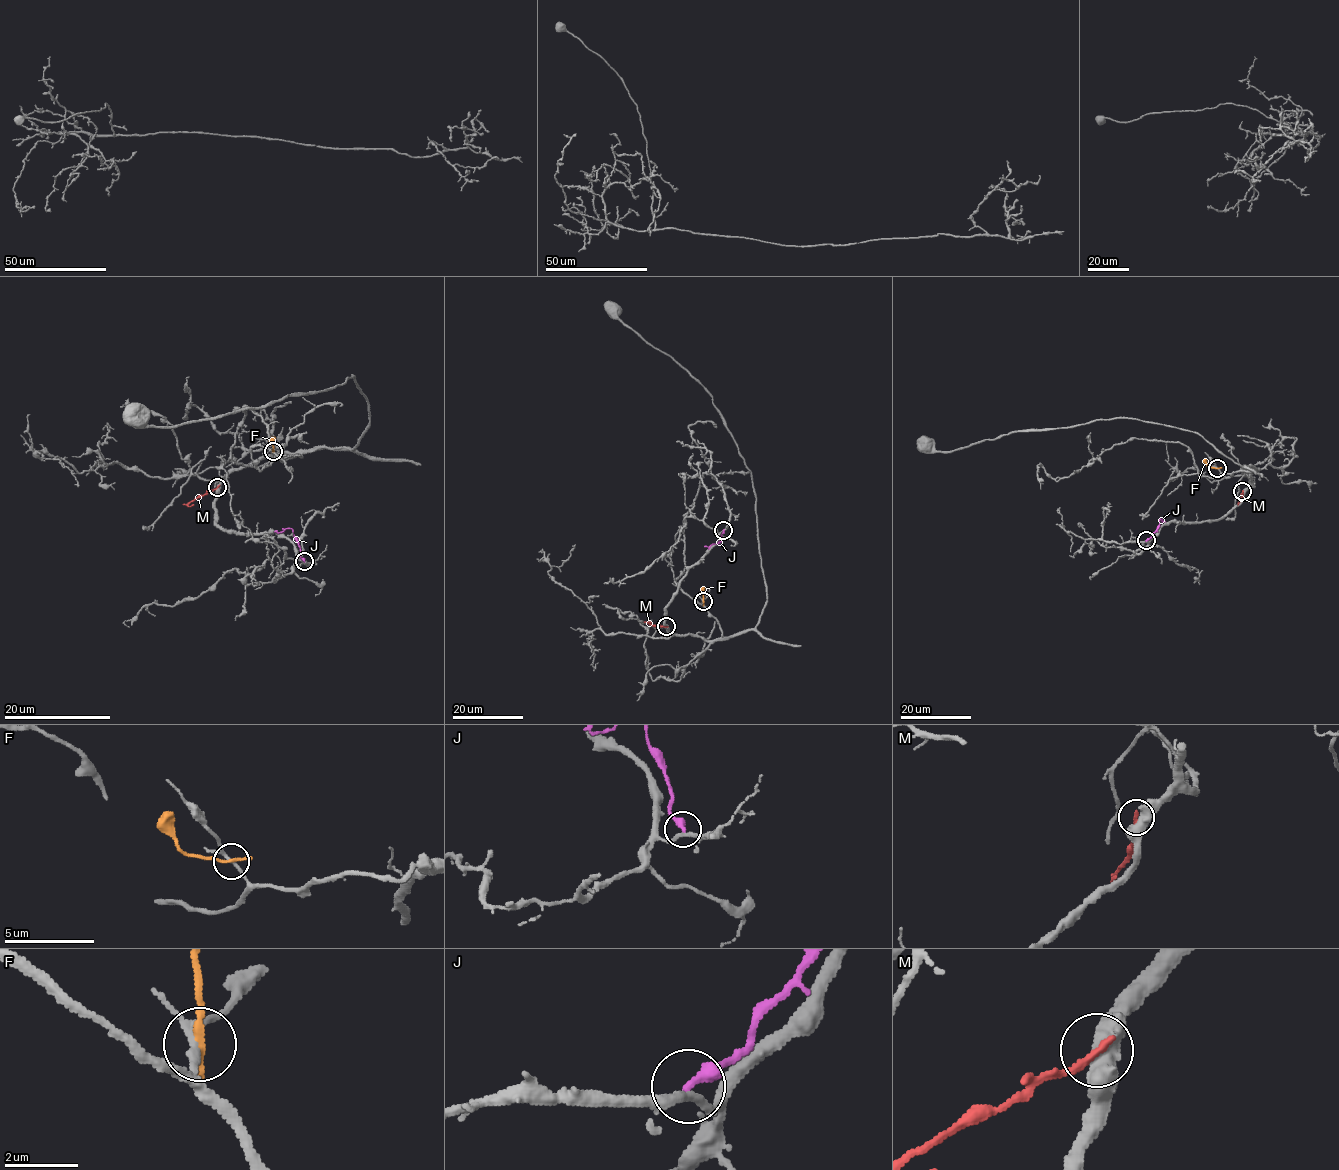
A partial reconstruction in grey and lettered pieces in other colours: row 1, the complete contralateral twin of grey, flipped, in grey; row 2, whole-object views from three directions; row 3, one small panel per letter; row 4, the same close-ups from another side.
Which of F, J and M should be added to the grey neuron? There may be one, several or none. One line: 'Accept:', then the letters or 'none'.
Accept: none

